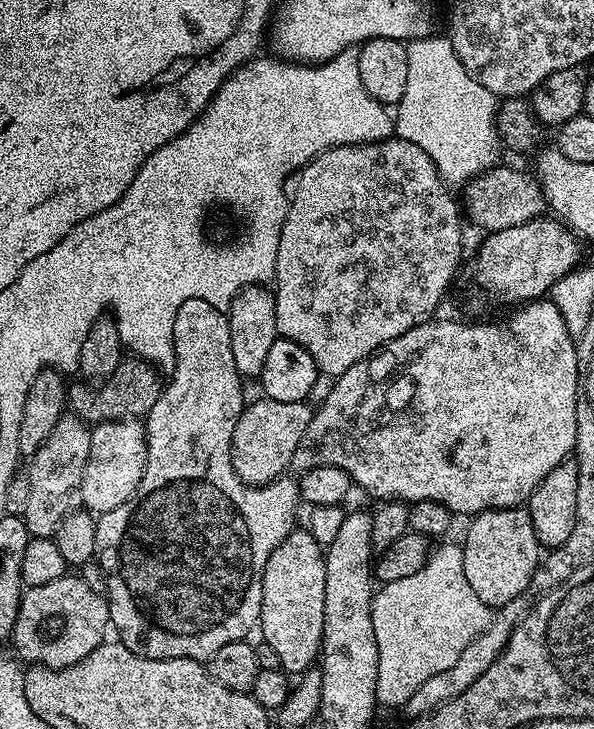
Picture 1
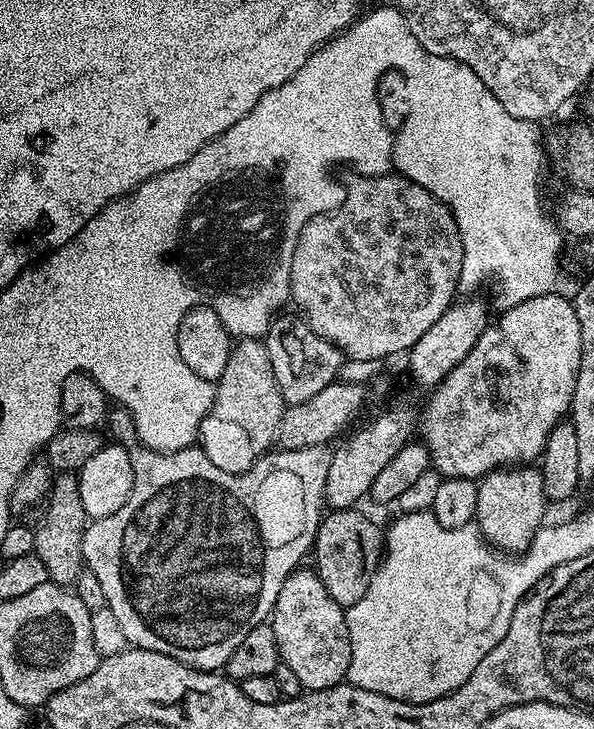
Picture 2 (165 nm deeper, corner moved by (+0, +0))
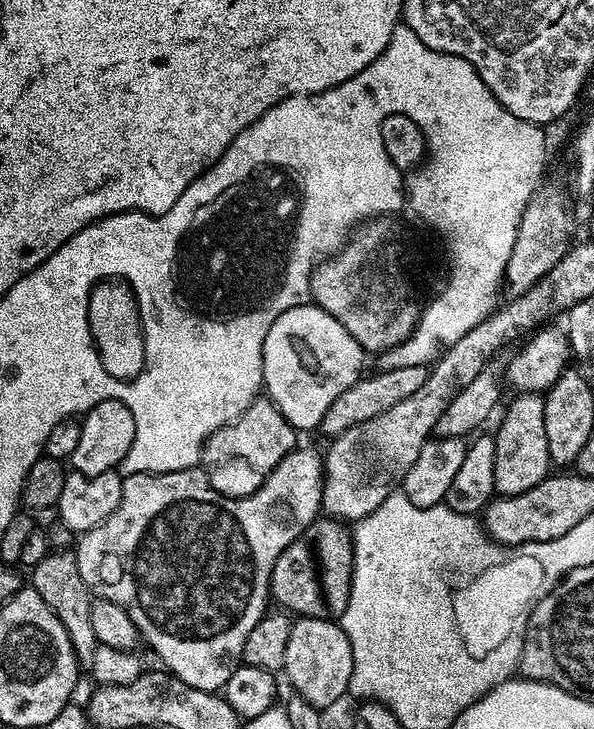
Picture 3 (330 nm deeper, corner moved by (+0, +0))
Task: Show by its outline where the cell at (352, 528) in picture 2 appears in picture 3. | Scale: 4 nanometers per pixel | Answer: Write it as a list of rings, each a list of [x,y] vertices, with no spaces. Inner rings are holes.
[[[317,518],[274,562],[270,596],[293,617],[339,618],[346,610],[352,581],[352,534],[347,523]]]

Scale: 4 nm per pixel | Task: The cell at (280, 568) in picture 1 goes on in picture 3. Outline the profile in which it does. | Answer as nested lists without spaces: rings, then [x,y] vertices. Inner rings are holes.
[[[313,616],[293,619],[290,638],[286,641],[286,662],[282,669],[292,683],[291,691],[306,698],[310,706],[327,710],[331,704],[349,695],[348,687],[354,670],[354,654],[350,650],[350,638],[335,619],[323,620]]]

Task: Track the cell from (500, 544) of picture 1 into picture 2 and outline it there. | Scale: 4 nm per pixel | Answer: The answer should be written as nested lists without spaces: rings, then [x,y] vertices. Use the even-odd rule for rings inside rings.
[[[502,467],[489,472],[479,481],[474,523],[493,548],[505,554],[522,554],[530,546],[534,534],[545,523],[544,507],[549,507],[549,504],[539,467]]]

